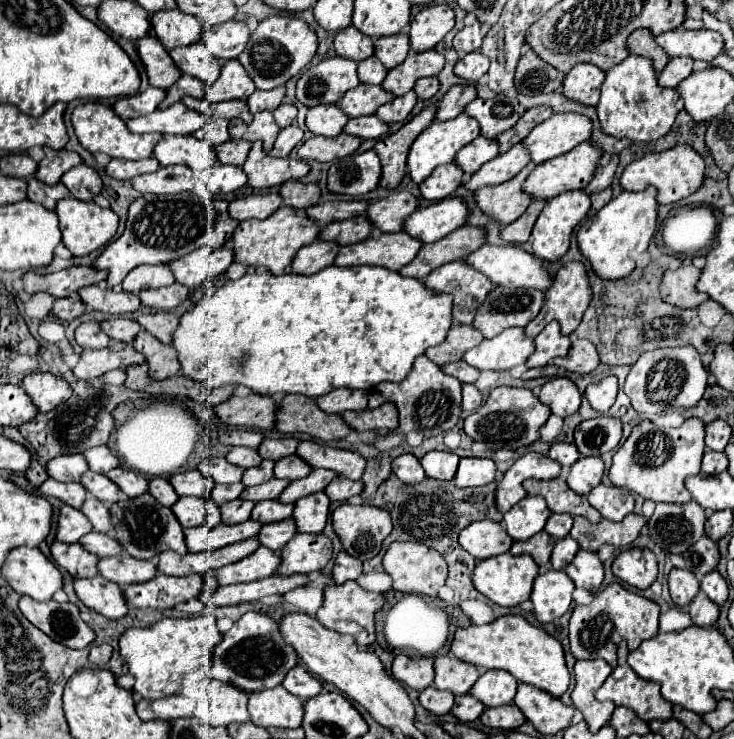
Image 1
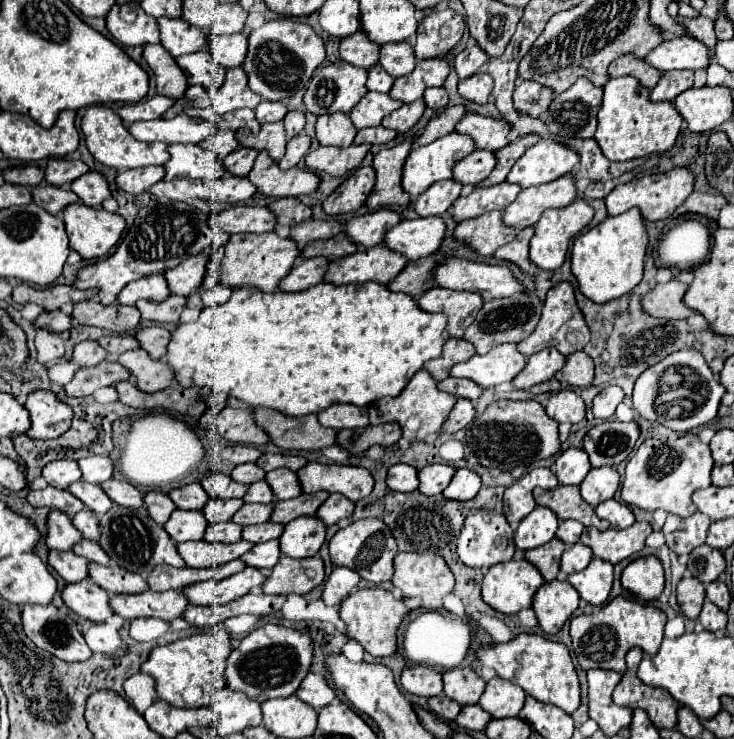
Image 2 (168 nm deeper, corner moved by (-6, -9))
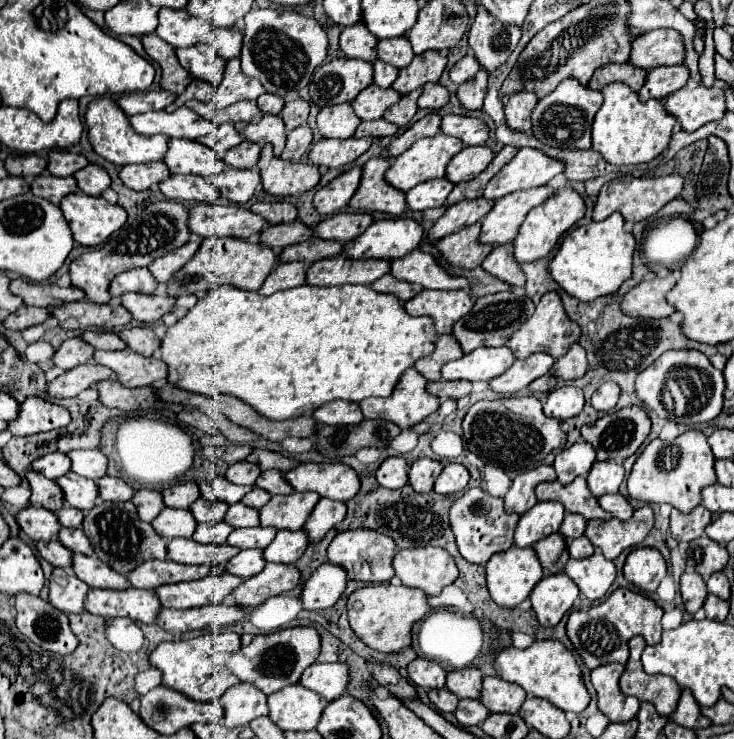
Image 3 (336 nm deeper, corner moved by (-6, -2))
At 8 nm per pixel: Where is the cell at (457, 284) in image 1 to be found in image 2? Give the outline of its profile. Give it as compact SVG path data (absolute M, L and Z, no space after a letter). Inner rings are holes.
M432 287L418 299L418 307L428 313L444 313L448 317L446 333L450 337L462 337L468 325L476 319L476 313L482 307L482 297L470 291Z

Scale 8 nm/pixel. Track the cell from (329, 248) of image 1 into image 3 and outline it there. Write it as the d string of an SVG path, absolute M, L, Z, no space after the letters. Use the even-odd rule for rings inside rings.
M280 262L276 270L272 270L272 276L264 282L260 288L260 294L270 296L278 290L288 290L306 284L306 270L308 266L304 262Z

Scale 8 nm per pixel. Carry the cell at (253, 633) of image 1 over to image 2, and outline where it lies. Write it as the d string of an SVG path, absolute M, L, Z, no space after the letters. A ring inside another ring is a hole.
M264 625L240 641L240 645L226 659L226 685L244 691L258 703L276 697L290 697L310 671L314 657L314 643L306 631L296 631L278 625Z

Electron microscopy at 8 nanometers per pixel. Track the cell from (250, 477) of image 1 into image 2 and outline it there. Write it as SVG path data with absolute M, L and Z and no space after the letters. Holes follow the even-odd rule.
M258 481L248 487L248 493L242 497L242 501L244 503L272 503L274 493L266 481Z

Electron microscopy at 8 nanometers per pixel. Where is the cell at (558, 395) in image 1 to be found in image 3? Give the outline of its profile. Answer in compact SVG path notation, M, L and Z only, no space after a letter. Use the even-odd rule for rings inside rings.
M562 386L552 390L544 400L544 412L558 420L568 420L578 416L584 408L584 394L580 388Z

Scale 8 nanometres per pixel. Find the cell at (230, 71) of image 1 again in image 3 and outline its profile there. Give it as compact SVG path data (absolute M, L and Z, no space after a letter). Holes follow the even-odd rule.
M240 58L226 62L224 80L216 88L212 102L216 108L226 108L230 104L236 104L240 100L256 100L260 94L264 94L264 86L256 78L248 78L240 68Z

